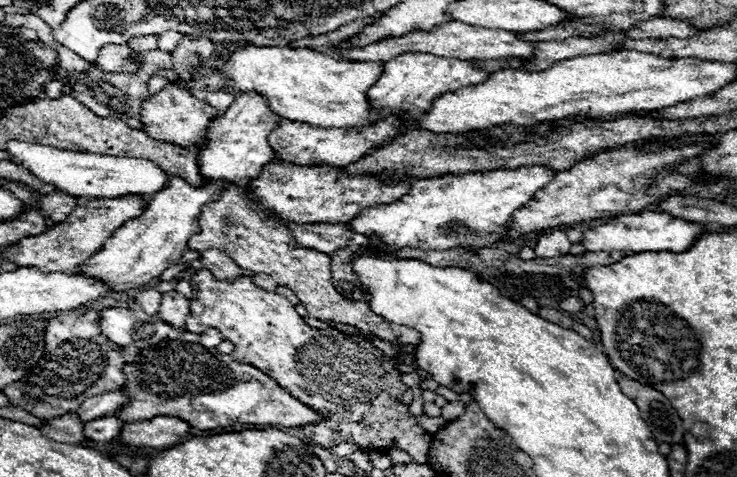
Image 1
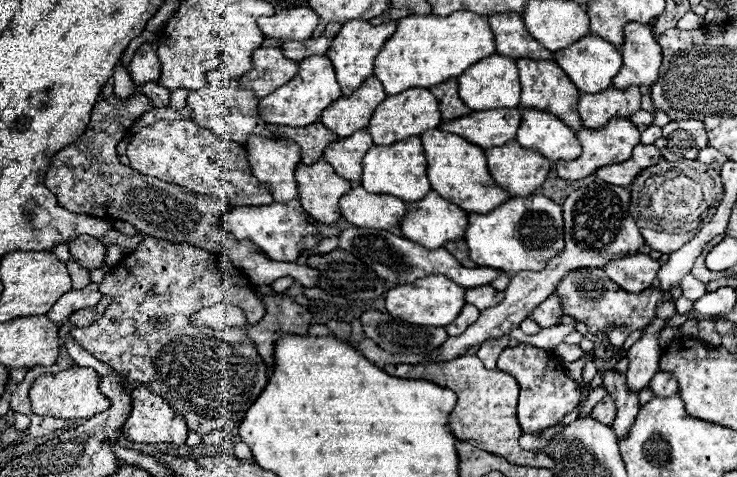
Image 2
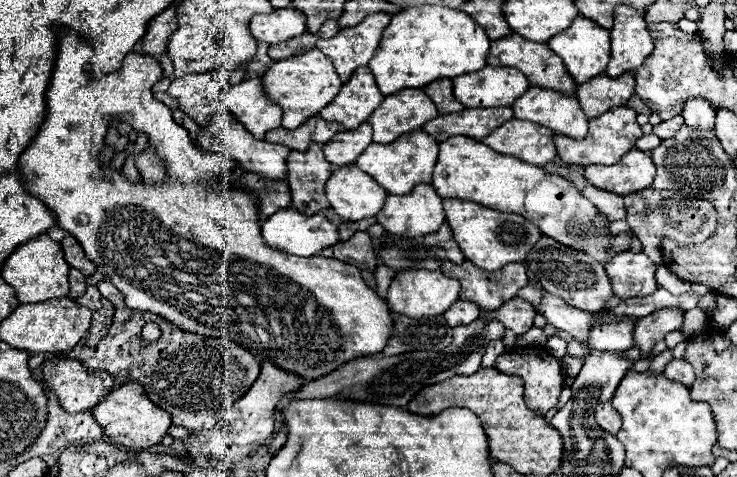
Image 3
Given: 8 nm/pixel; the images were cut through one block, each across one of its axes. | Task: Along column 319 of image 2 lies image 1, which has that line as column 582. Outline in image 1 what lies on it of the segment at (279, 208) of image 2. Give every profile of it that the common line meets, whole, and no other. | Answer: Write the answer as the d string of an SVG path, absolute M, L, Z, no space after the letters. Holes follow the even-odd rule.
M642 212L642 214L628 214L612 218L612 222L604 222L596 228L586 228L582 234L582 244L588 252L654 252L654 250L670 250L670 252L684 252L692 246L696 236L704 232L704 224L686 224L674 216L666 216L664 212Z

